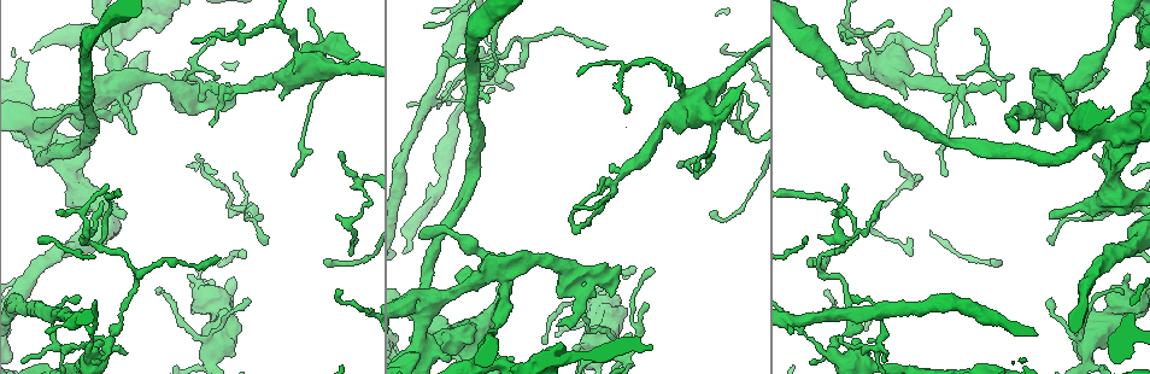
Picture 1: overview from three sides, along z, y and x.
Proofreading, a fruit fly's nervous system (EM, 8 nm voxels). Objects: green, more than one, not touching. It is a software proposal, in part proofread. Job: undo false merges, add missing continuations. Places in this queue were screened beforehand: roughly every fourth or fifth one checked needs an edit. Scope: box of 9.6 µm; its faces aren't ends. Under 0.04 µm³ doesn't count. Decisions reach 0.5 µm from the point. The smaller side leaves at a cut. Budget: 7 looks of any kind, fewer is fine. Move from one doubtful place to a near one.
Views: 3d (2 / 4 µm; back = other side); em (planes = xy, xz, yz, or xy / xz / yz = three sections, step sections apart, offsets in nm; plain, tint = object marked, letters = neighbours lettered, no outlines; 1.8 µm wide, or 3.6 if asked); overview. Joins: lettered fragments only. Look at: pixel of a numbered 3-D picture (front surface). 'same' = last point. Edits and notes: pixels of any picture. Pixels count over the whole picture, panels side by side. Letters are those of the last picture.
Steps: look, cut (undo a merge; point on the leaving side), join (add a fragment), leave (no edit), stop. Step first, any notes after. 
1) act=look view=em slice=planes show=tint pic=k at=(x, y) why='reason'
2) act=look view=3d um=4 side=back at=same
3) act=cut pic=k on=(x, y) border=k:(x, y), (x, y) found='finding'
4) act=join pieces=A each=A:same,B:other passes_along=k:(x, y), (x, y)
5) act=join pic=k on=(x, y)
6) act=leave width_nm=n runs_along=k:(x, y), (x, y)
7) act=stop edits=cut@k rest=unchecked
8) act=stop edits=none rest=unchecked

act=look view=3d um=4 pic=1 at=(171, 72) why='free end'

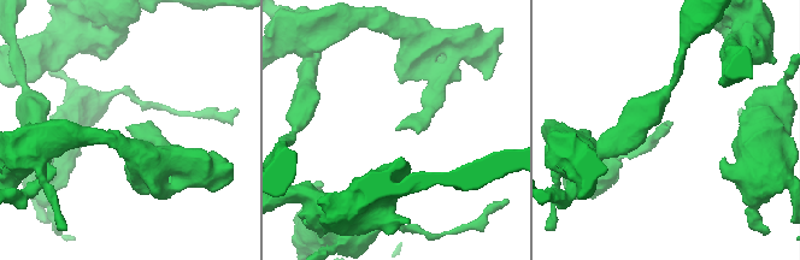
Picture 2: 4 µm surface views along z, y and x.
act=look view=em slice=xy step=8 show=tint pic=2 at=(398, 130) why='now the EM'

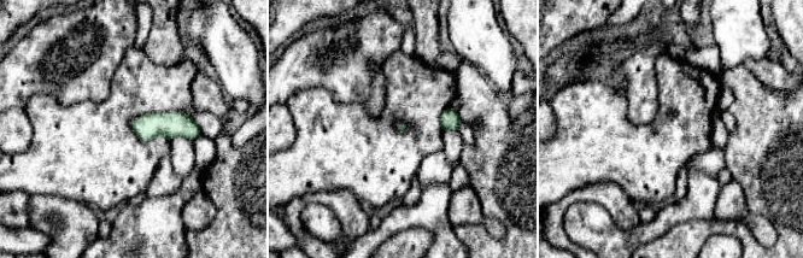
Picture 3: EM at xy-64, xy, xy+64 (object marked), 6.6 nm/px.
act=look view=em slice=planes show=letters at=same why='another direction'

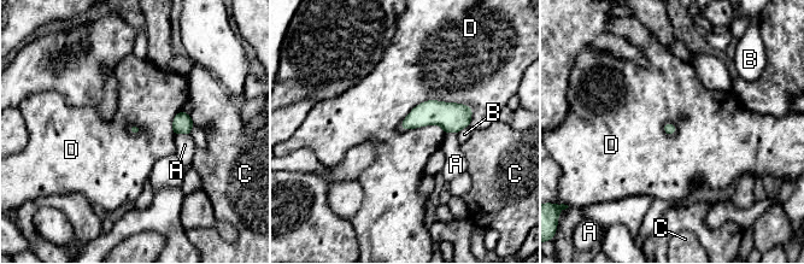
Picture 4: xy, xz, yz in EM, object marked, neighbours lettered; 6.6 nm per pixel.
act=leave each=A:other,B:other,C:other,D:other border=4:(473, 107), (423, 100), (399, 128) found='no lettered fragment goes on from it'

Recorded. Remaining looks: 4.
act=look view=3d um=4 pic=1 at=(1137, 123) why='sudden change in width'

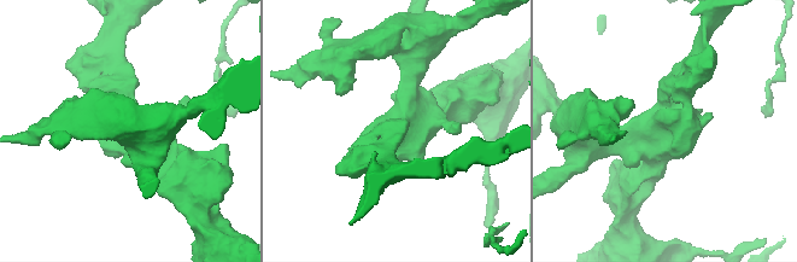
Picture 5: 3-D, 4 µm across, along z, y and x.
act=look view=em um=3.6 slice=planes show=tint pic=5 at=(670, 126)

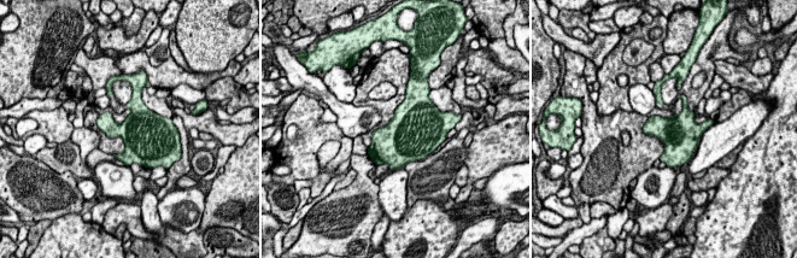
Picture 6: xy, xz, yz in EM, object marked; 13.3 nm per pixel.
act=look view=em um=3.6 slice=planes show=letters at=same why='what lies round it'

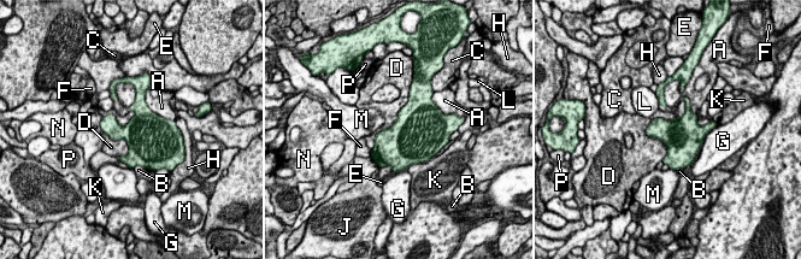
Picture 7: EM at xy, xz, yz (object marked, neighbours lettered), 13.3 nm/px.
act=leave each=A:other,B:other,C:other,D:other,E:other,F:other,G:other,H:other,J:other,K:other,L:other,M:other,N:other,P:other border=7:(102, 117), (125, 156) found='one cell here'

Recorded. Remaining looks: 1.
act=stop edits=none rest=unchecked

